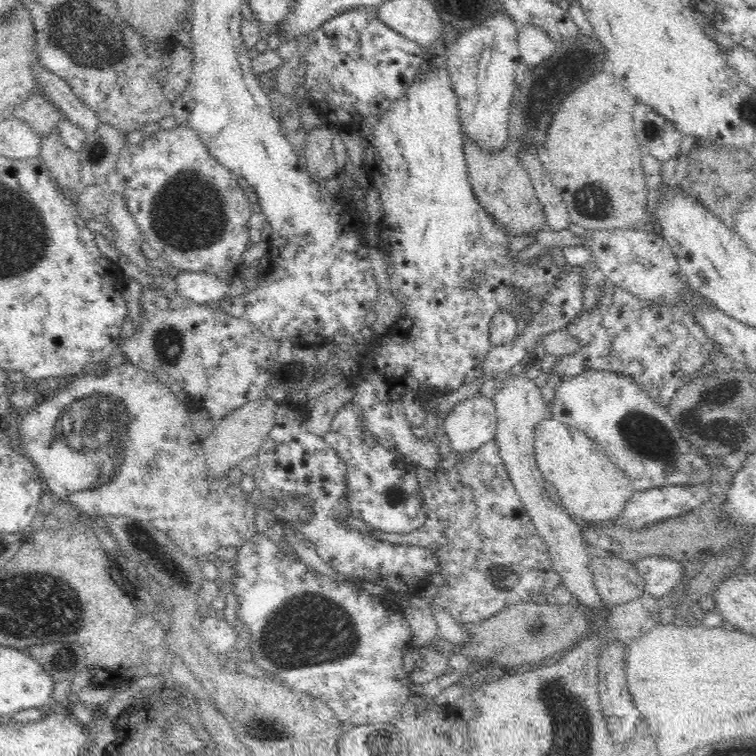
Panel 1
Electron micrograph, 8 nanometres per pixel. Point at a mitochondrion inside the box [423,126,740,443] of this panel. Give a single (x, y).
(595, 207)

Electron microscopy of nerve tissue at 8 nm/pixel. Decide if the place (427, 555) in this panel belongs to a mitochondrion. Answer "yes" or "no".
no

